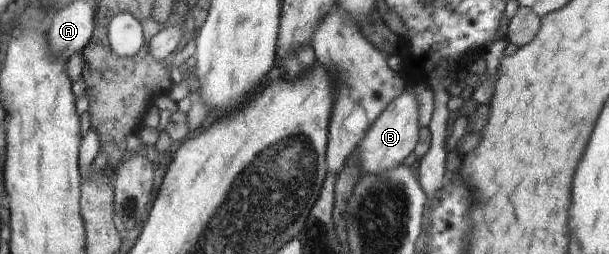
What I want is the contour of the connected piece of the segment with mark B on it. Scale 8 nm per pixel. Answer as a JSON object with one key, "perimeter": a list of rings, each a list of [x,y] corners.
{"perimeter":[[[404,90],[397,98],[394,98],[368,128],[366,135],[358,144],[357,160],[359,168],[365,175],[380,175],[390,171],[397,165],[404,163],[406,158],[413,153],[413,149],[419,138],[418,106],[416,94]]]}

